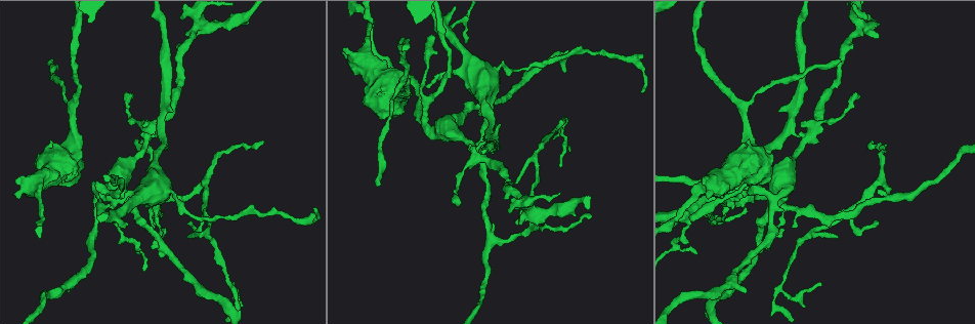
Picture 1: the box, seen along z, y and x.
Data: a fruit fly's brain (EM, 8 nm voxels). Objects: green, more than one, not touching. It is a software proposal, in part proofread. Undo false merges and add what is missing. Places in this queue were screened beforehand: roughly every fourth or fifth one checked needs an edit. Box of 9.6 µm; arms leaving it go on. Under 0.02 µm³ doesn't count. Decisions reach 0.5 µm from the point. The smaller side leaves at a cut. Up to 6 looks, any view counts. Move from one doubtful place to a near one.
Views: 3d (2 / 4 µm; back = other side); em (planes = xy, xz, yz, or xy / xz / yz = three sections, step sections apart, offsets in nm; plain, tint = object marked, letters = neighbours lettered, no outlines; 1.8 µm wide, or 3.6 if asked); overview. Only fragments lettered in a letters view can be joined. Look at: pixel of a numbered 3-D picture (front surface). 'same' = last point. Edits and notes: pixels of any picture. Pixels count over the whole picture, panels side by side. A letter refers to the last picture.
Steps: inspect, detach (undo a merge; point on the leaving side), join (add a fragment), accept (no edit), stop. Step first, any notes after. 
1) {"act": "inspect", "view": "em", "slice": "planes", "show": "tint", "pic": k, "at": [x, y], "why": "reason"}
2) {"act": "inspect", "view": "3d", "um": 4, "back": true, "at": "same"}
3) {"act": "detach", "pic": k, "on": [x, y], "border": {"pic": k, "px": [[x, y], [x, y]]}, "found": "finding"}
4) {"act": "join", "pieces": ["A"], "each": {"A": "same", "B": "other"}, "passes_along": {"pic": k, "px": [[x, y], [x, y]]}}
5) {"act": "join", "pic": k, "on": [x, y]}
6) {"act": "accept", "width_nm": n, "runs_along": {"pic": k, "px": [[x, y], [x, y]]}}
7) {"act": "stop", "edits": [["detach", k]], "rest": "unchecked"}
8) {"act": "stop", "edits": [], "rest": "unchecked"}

{"act": "inspect", "view": "3d", "um": 2, "pic": 1, "at": [692, 199], "why": "calibre changes"}

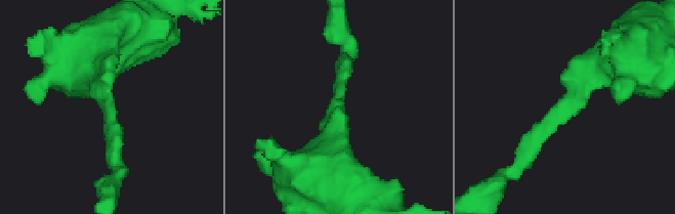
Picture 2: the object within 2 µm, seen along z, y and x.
{"act": "inspect", "view": "em", "slice": "planes", "show": "plain", "pic": 2, "at": [105, 106], "arm_widths_nm": [170, 440], "why": "shape alone is not enough"}

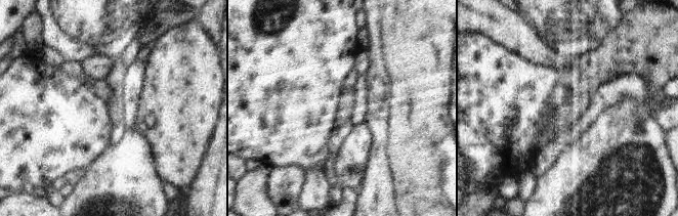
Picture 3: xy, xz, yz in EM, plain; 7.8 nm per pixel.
{"act": "inspect", "view": "em", "slice": "planes", "show": "letters", "at": "same"}

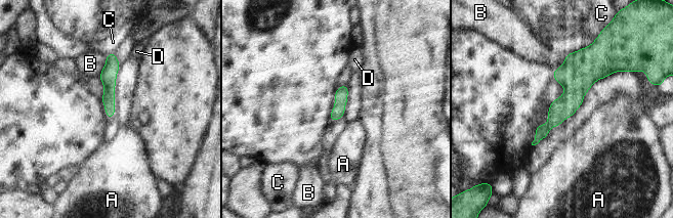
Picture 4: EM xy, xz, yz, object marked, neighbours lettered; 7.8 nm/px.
{"act": "accept", "width_nm": 100, "each": {"A": "other", "B": "other", "C": "other", "D": "other"}, "runs_along": {"pic": 4, "px": [[587, 49], [573, 98], [538, 138]]}, "found": "one neuron here"}

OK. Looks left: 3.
{"act": "inspect", "view": "em", "slice": "xz", "step": 8, "show": "letters", "pic": 1, "at": [94, 198], "why": "calibre changes"}

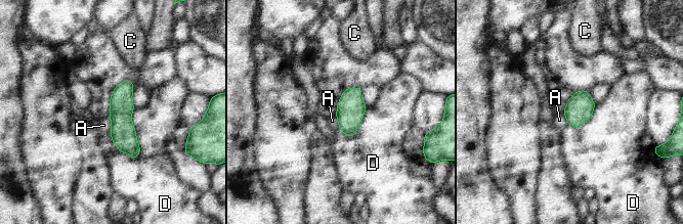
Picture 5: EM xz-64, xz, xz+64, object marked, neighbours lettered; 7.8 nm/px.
{"act": "inspect", "view": "em", "slice": "planes", "show": "letters", "at": "same", "why": "another direction"}

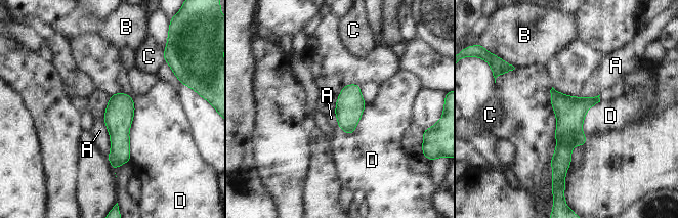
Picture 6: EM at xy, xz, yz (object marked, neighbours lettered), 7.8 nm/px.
{"act": "accept", "each": {"A": "other", "B": "other", "C": "other", "D": "other"}, "found": "continuous, no second neuron"}

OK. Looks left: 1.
{"act": "stop", "edits": [], "rest": "unchecked"}

